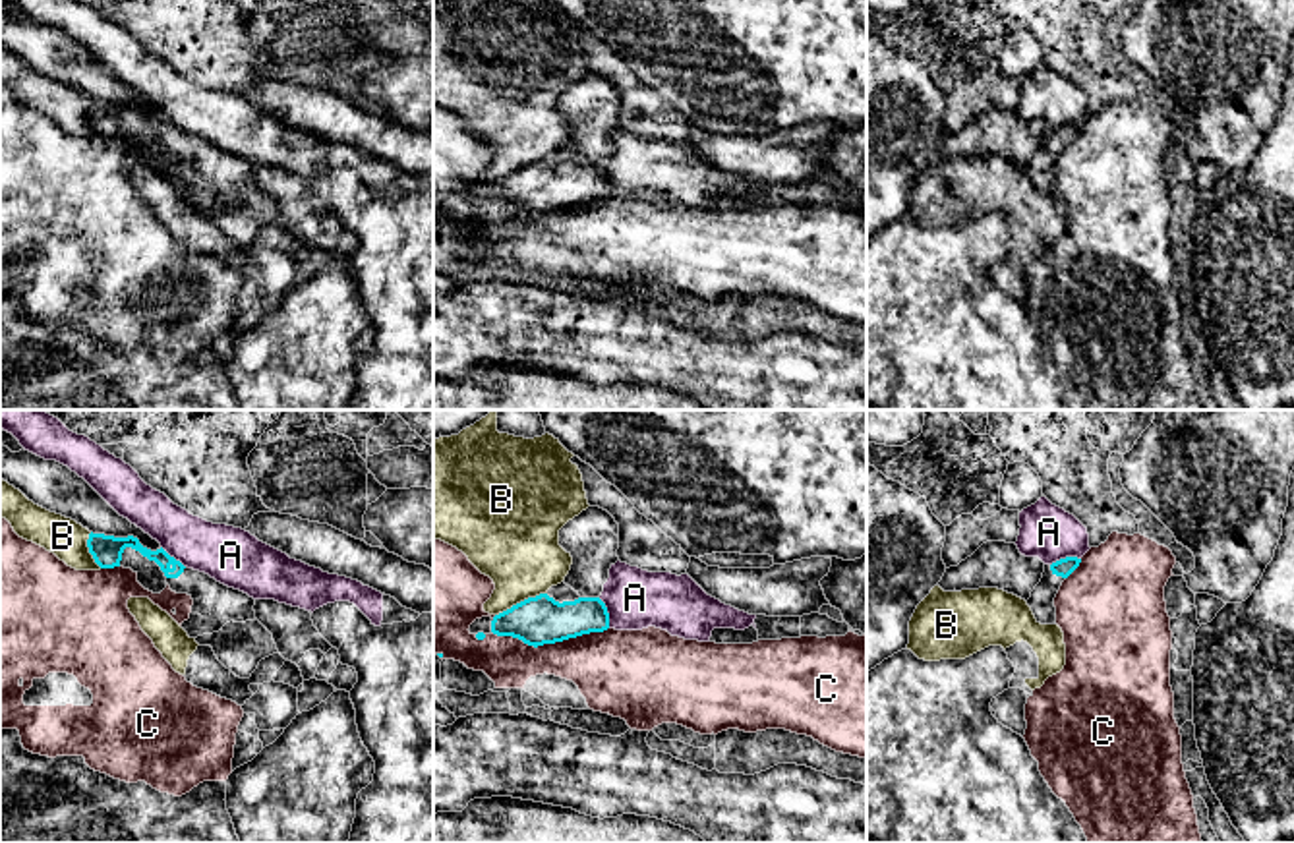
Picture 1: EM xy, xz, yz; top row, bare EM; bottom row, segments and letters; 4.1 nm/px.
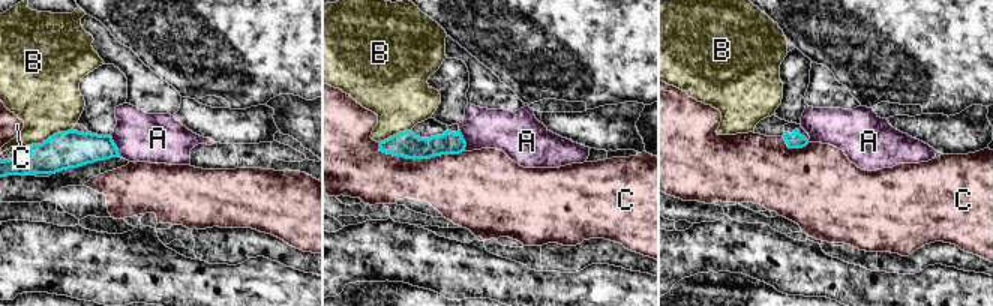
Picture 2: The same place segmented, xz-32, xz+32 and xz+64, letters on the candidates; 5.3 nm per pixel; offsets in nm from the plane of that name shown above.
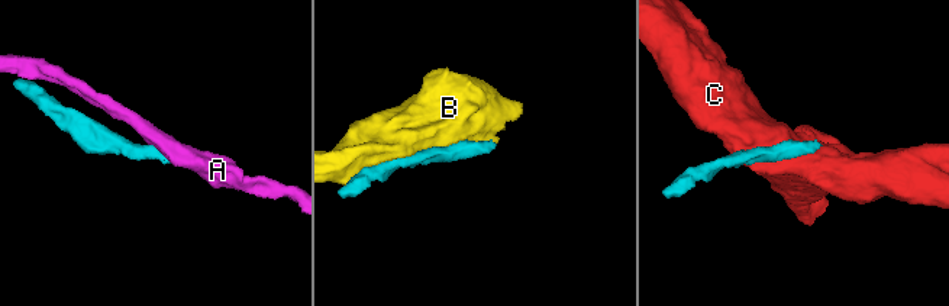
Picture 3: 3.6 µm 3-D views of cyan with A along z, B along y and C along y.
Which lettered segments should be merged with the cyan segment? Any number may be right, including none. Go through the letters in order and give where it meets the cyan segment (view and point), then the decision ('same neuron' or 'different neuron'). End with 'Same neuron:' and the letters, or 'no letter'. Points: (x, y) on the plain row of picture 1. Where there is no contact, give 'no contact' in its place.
A: contact xz (608, 180); different neuron
B: contact xz (521, 169); different neuron
C: contact xz (550, 209); different neuron
Same neuron: no letter

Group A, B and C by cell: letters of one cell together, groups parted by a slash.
A / B / C

